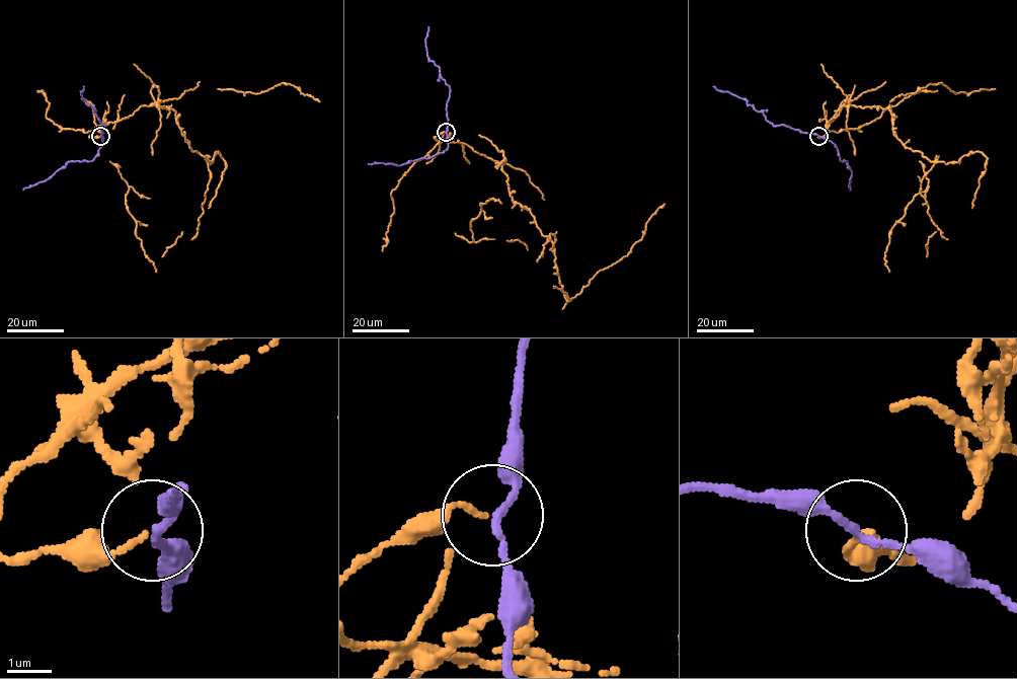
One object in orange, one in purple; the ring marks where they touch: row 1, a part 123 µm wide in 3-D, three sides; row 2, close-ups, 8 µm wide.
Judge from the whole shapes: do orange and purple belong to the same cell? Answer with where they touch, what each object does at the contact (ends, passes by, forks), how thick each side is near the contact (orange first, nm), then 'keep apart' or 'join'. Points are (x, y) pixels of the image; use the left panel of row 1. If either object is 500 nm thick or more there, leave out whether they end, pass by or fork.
place (100, 136); orange ends; purple passes by; calibres 120 and 150 nm; keep apart

